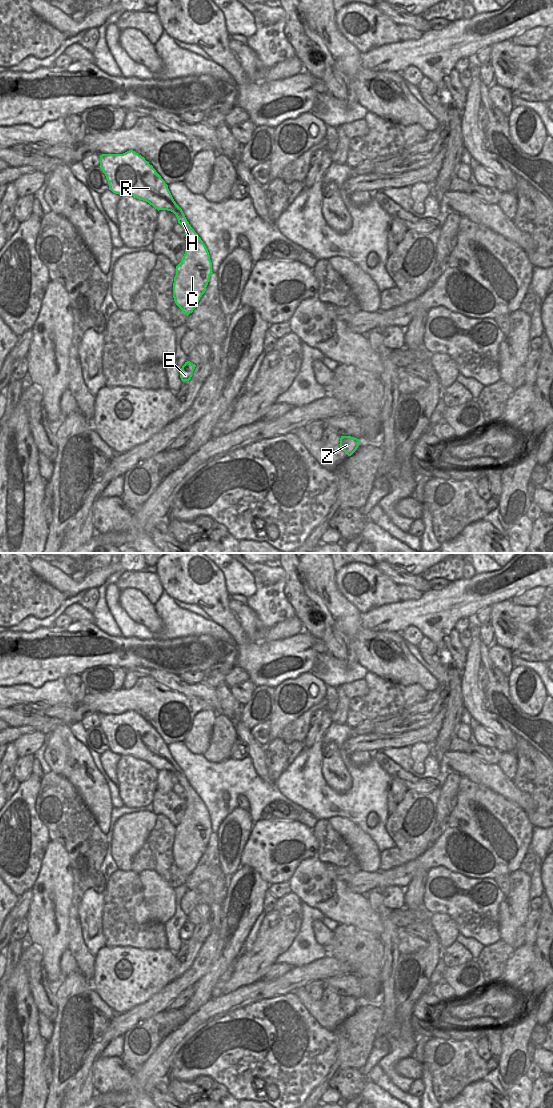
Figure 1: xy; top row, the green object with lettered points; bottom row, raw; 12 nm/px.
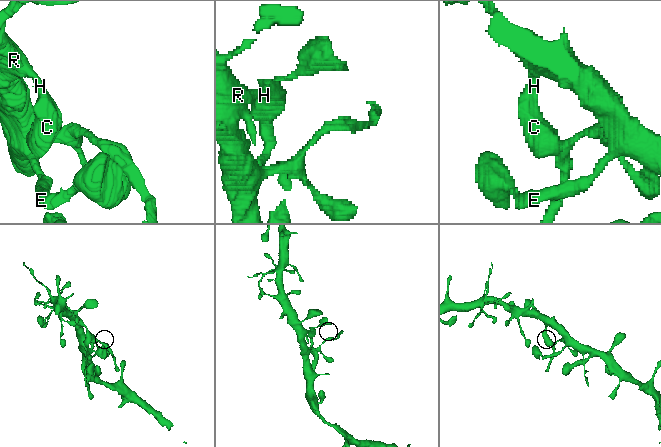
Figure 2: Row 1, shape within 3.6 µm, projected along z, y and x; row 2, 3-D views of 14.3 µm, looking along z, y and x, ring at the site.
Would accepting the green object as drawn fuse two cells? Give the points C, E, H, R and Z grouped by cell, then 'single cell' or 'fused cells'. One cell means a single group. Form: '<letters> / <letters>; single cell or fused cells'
C E H R Z; single cell

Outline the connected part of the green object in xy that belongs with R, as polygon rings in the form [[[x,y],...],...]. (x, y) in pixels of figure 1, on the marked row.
[[[133,150],[123,154],[102,154],[99,167],[113,193],[146,201],[158,211],[171,211],[185,229],[186,249],[181,262],[176,266],[173,298],[176,305],[188,316],[205,293],[213,273],[205,244],[174,201],[168,185],[144,157]]]

